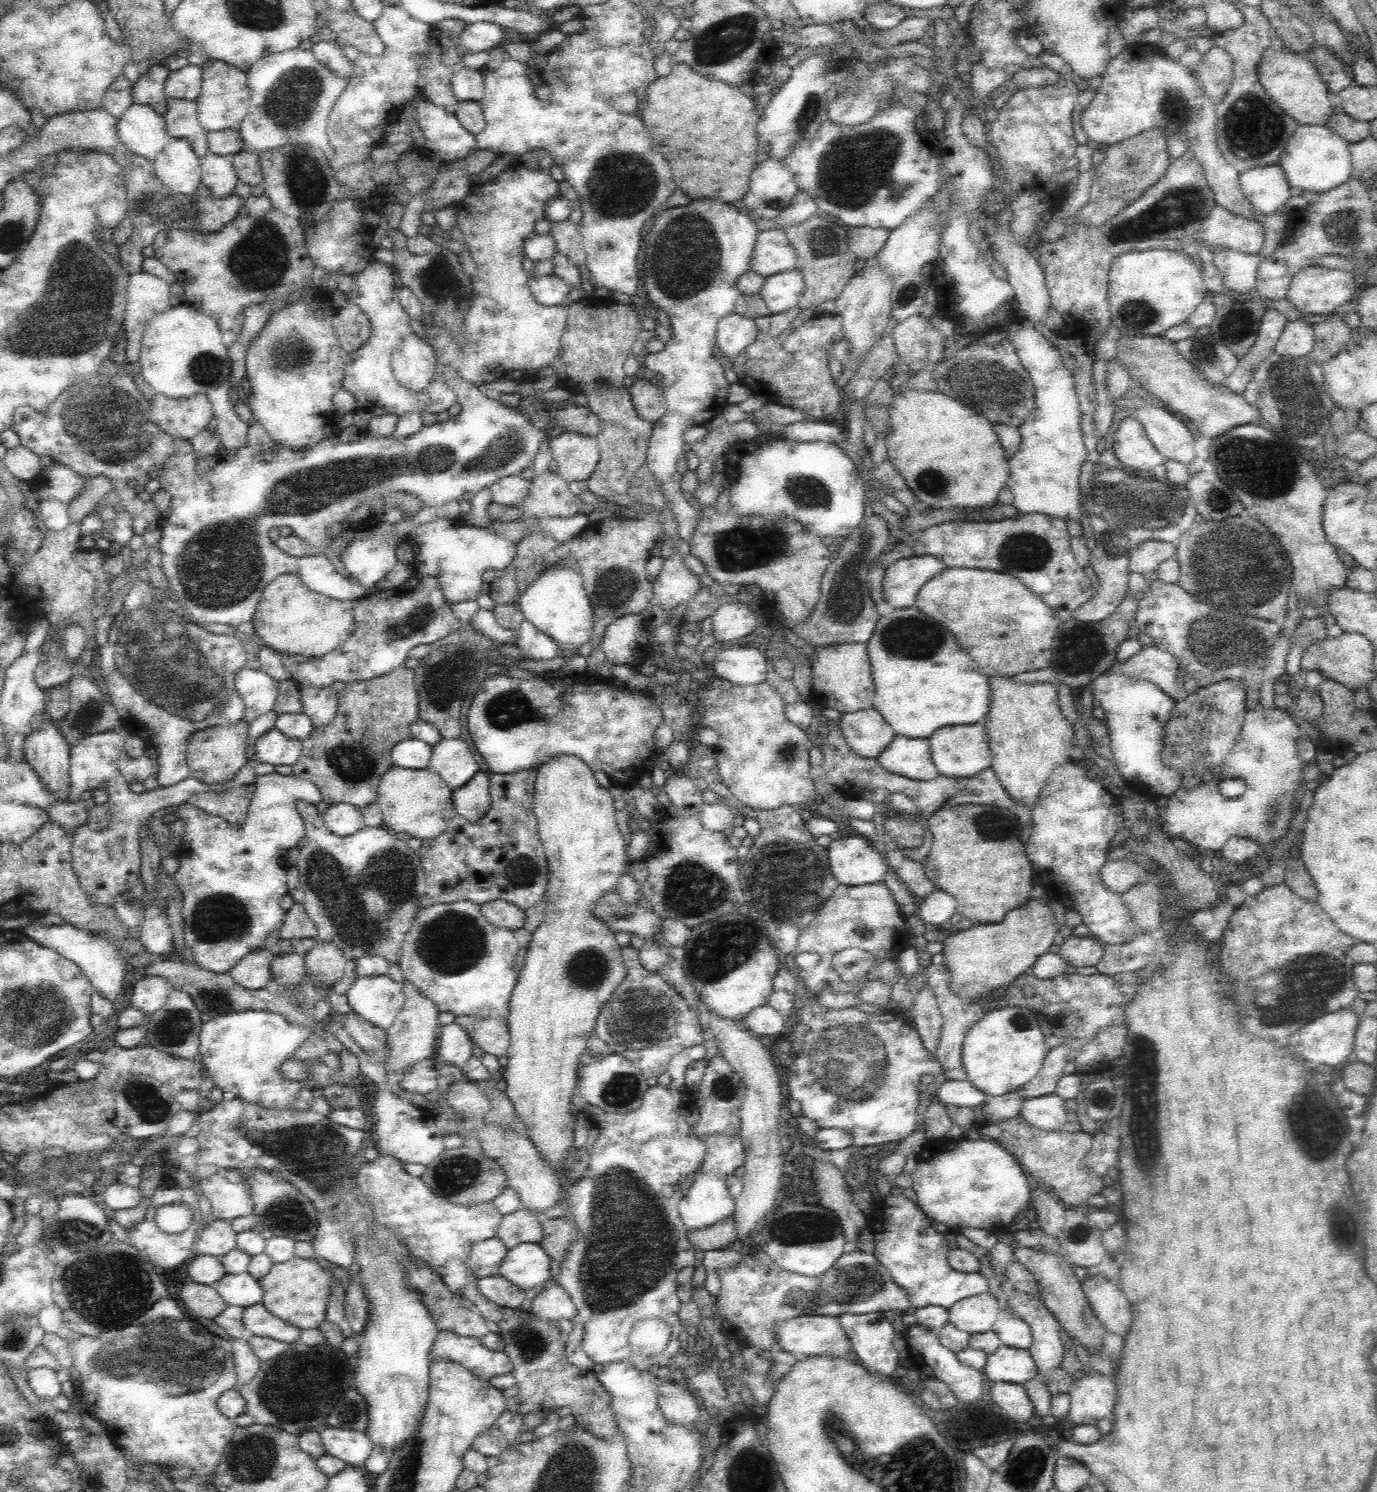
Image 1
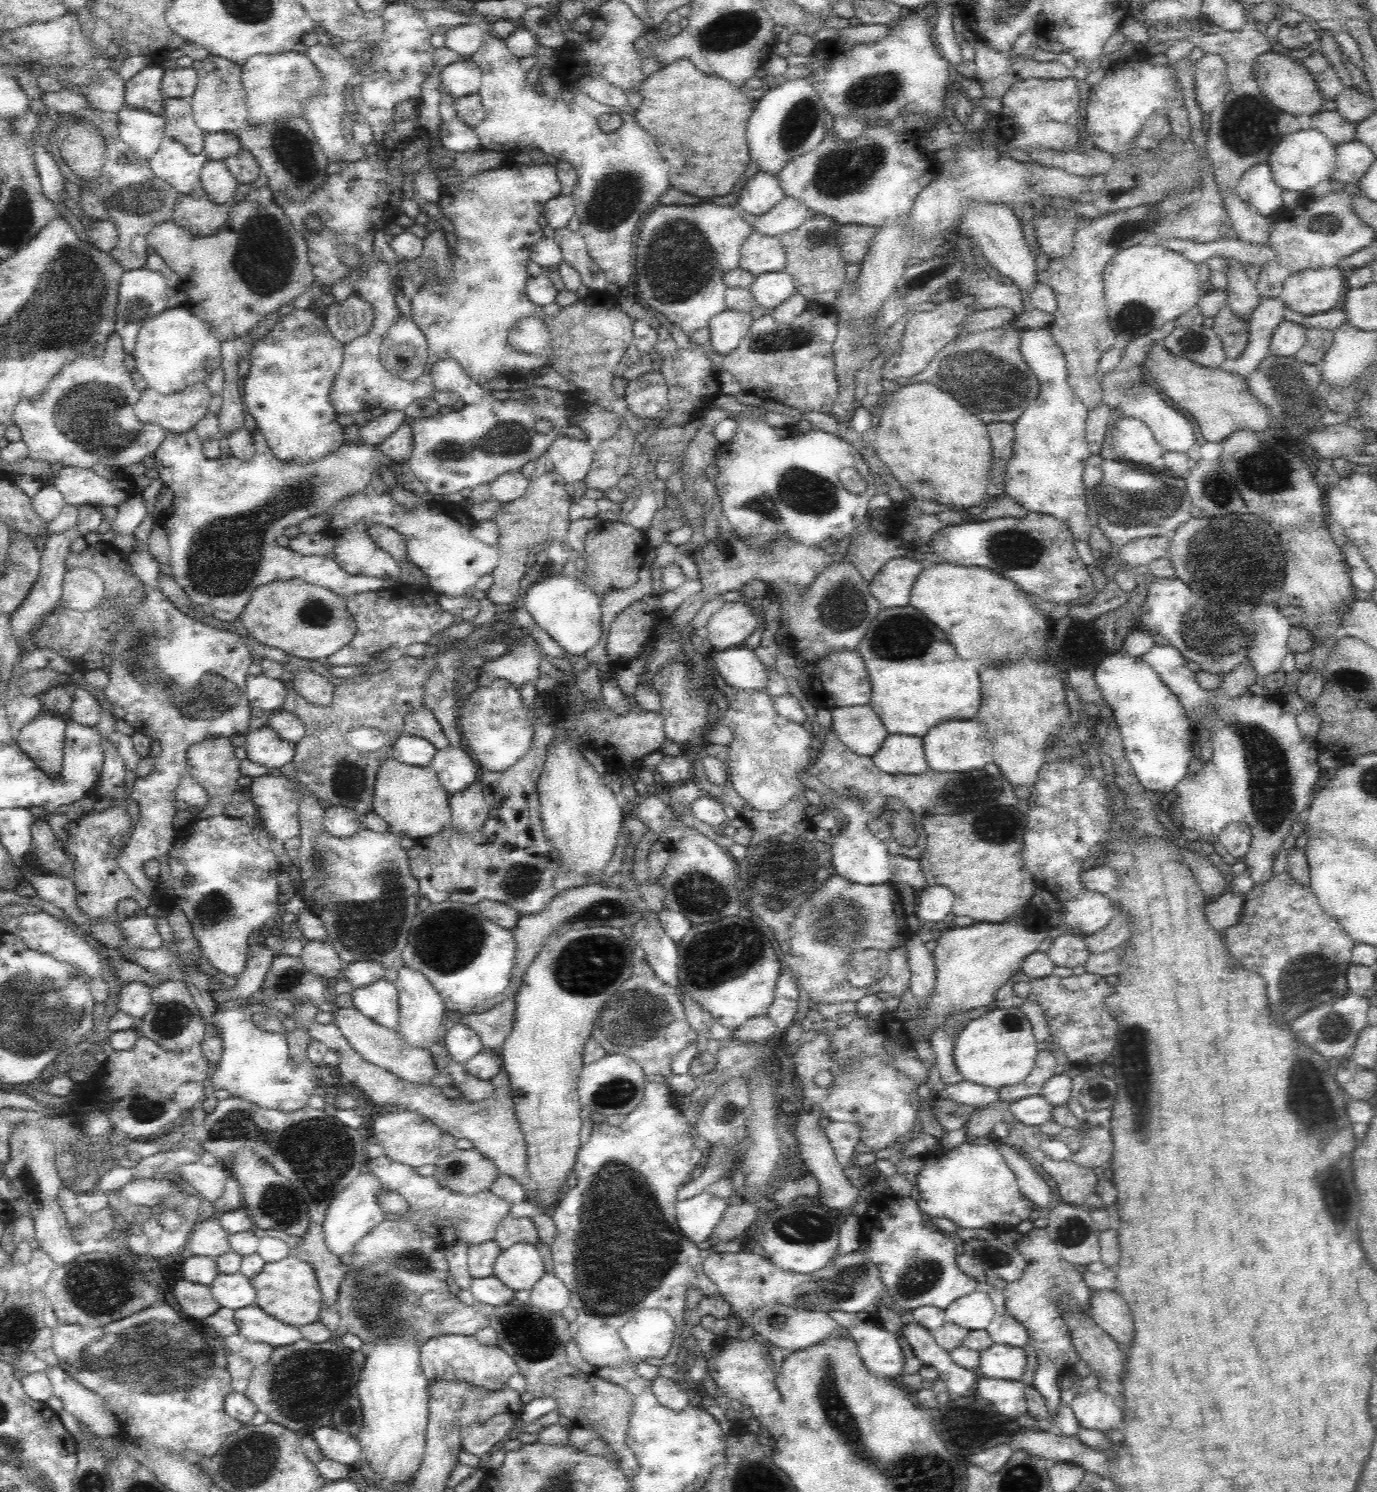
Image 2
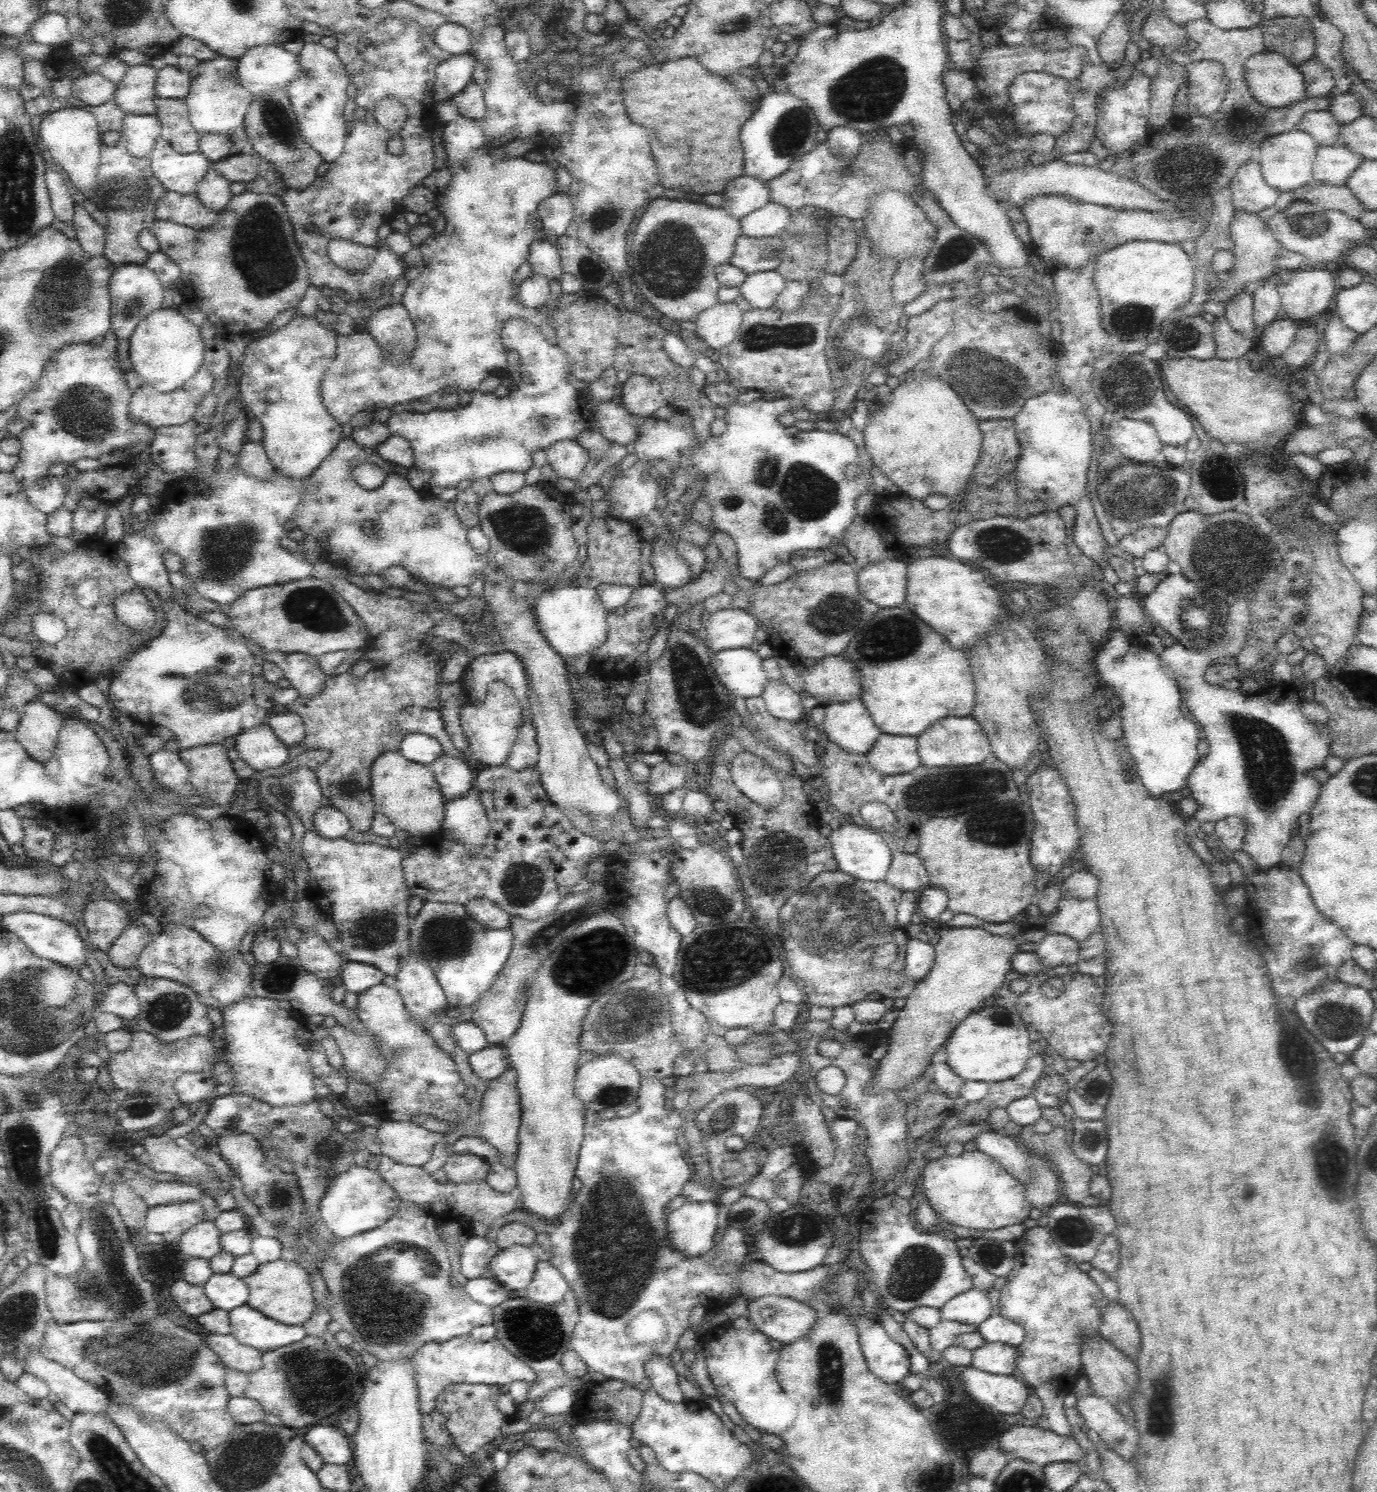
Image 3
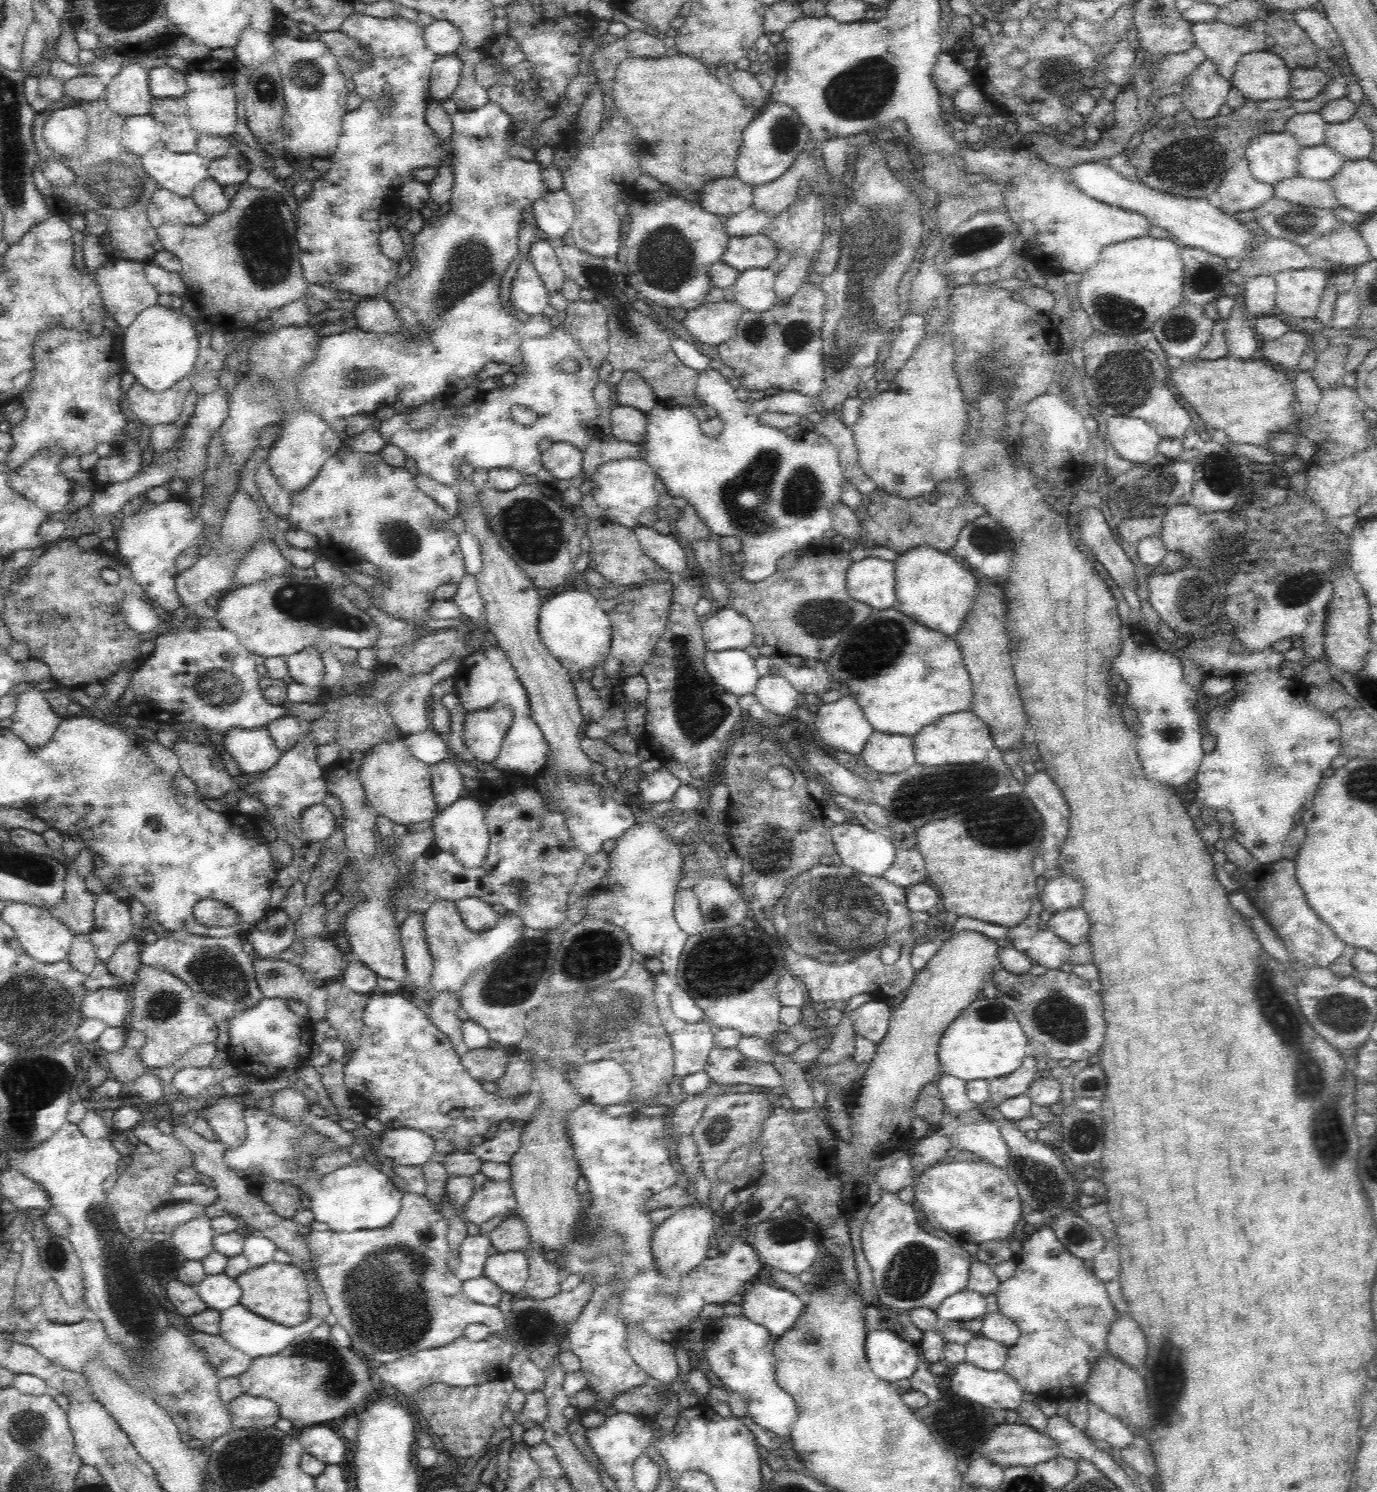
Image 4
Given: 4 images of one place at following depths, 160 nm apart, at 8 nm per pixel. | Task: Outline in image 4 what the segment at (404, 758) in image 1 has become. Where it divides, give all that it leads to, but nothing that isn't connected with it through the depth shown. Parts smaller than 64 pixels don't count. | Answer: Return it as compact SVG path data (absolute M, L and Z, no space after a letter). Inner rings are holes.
M432 726L424 732L407 735L405 739L416 759L429 766L453 758L446 741L434 729L432 730Z

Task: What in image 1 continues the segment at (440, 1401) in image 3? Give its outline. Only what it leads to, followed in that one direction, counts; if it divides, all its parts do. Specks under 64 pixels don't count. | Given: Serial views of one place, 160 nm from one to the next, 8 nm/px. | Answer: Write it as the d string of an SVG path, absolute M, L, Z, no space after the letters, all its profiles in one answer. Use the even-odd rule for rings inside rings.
M506 1409L488 1430L471 1443L471 1448L485 1457L500 1457L521 1435L522 1416L519 1412Z

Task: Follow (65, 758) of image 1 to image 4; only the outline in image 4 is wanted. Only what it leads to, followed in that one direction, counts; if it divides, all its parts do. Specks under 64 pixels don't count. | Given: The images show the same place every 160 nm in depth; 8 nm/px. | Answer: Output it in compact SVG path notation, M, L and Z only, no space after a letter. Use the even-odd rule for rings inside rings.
M35 687L18 694L11 729L28 746L44 746L61 719L44 698L43 691Z

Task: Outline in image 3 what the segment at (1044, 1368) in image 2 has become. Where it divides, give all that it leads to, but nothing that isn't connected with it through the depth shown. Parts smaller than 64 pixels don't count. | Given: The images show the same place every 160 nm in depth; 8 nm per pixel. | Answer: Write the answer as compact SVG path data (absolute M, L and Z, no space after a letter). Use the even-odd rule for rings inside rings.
M1042 1385L1035 1389L1035 1395L1041 1400L1044 1407L1044 1426L1058 1435L1072 1436L1074 1429L1064 1415L1063 1398L1050 1385Z

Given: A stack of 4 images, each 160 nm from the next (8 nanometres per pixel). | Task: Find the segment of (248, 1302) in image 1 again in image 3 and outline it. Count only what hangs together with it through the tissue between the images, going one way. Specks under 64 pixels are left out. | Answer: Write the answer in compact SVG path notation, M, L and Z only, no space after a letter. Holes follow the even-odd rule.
M213 1272L203 1287L204 1293L212 1301L212 1306L221 1311L231 1311L232 1308L248 1302L248 1285L232 1273L216 1274Z

